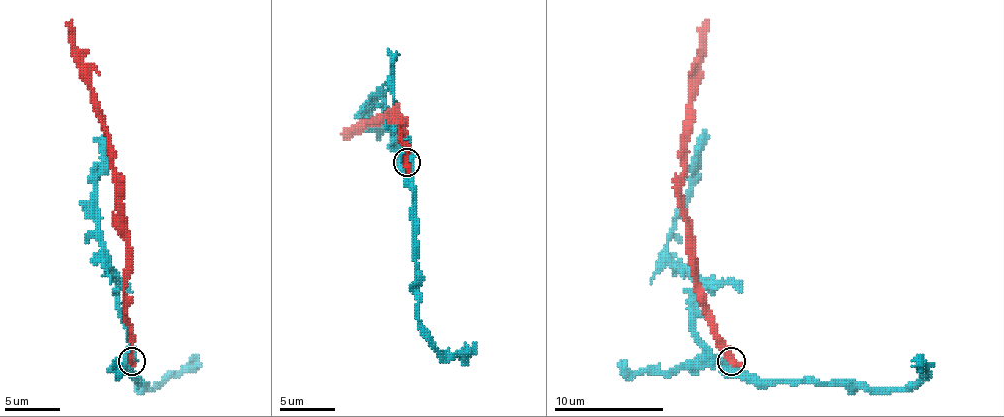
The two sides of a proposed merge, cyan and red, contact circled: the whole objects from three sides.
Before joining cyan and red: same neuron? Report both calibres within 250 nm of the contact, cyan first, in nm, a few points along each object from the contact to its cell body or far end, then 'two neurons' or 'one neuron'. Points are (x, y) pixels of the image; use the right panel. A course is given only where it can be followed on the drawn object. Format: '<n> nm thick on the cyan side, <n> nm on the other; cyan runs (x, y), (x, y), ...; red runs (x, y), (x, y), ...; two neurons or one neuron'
440 nm thick on the cyan side, 440 nm on the other; cyan runs (730, 360), (719, 360), (697, 336), (695, 281), (667, 253), (678, 207), (695, 171), (697, 141), (705, 130); red runs (730, 360), (697, 281), (681, 174), (689, 138), (689, 94), (708, 20); two neurons

